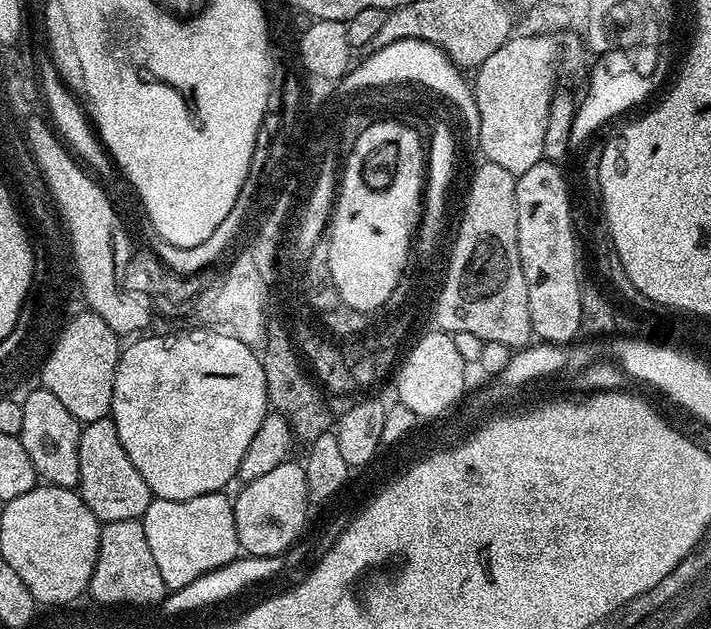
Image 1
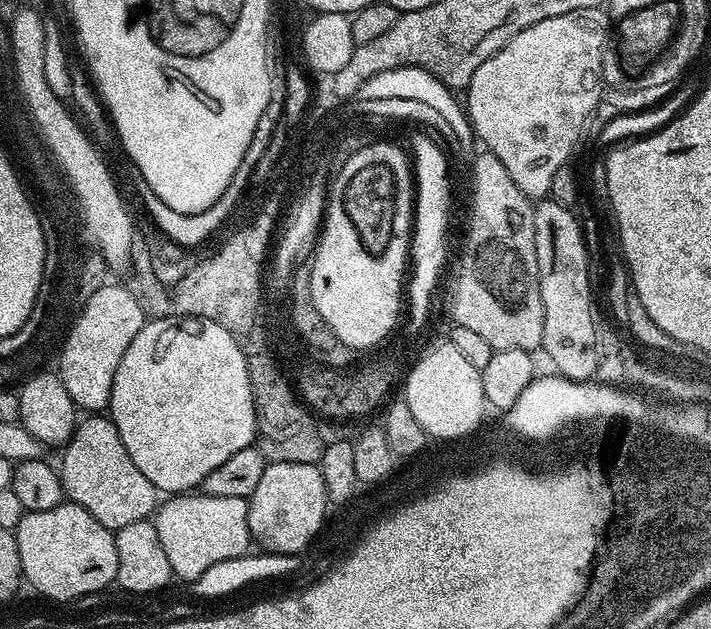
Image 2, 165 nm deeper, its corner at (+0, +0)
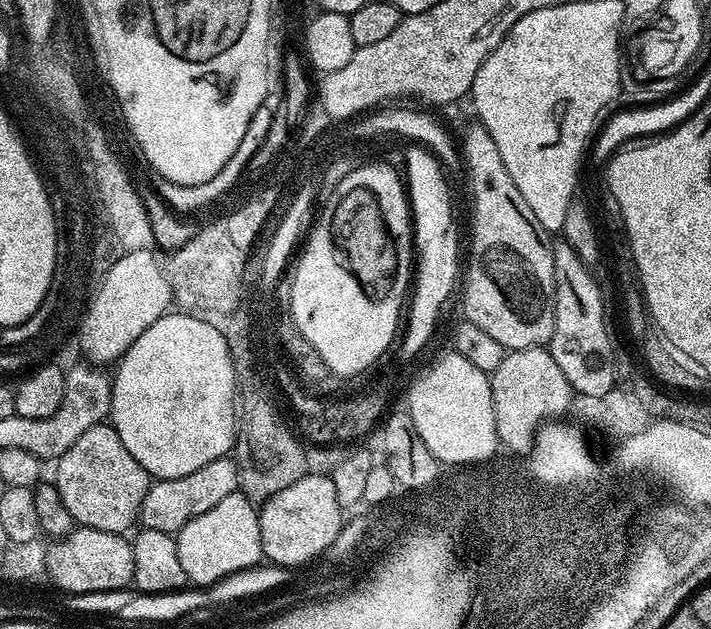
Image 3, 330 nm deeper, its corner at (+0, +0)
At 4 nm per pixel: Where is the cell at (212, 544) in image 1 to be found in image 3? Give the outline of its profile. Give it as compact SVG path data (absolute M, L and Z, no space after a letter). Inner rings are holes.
M240 490L231 492L218 506L210 506L206 514L190 518L186 526L175 533L178 558L192 586L219 585L228 575L261 563L264 551L260 541L260 513L257 505Z

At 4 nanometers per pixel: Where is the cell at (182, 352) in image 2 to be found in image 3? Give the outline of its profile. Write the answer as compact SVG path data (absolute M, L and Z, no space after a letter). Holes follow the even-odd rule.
M172 310L158 318L158 322L150 325L140 335L138 342L126 350L125 356L117 366L117 372L112 378L112 411L110 423L116 429L118 438L122 438L122 446L134 454L134 458L148 471L149 477L156 480L169 480L170 478L182 478L186 474L194 474L194 470L202 470L206 462L214 462L221 459L232 448L232 435L238 432L238 416L236 420L236 406L238 406L235 370L232 368L233 353L228 352L229 341L218 330L200 321L197 317L189 315L184 310Z

